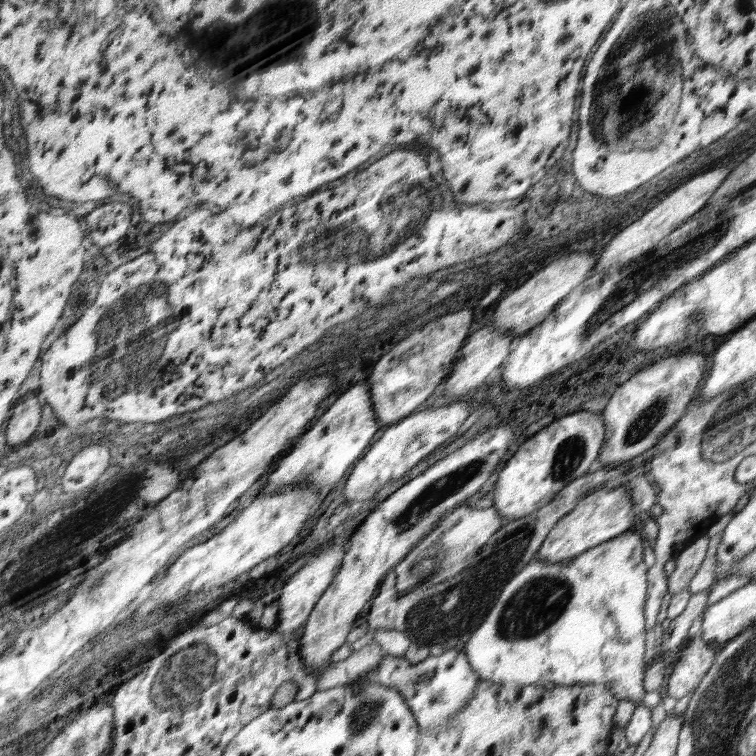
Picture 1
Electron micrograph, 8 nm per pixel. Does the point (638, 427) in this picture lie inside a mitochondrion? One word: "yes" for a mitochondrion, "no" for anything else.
yes

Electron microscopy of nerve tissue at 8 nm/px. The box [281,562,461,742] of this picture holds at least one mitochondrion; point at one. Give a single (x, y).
(362, 718)

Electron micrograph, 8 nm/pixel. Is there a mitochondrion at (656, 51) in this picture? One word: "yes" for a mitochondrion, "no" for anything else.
yes

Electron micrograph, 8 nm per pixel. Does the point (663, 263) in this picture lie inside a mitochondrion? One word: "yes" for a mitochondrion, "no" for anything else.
yes

